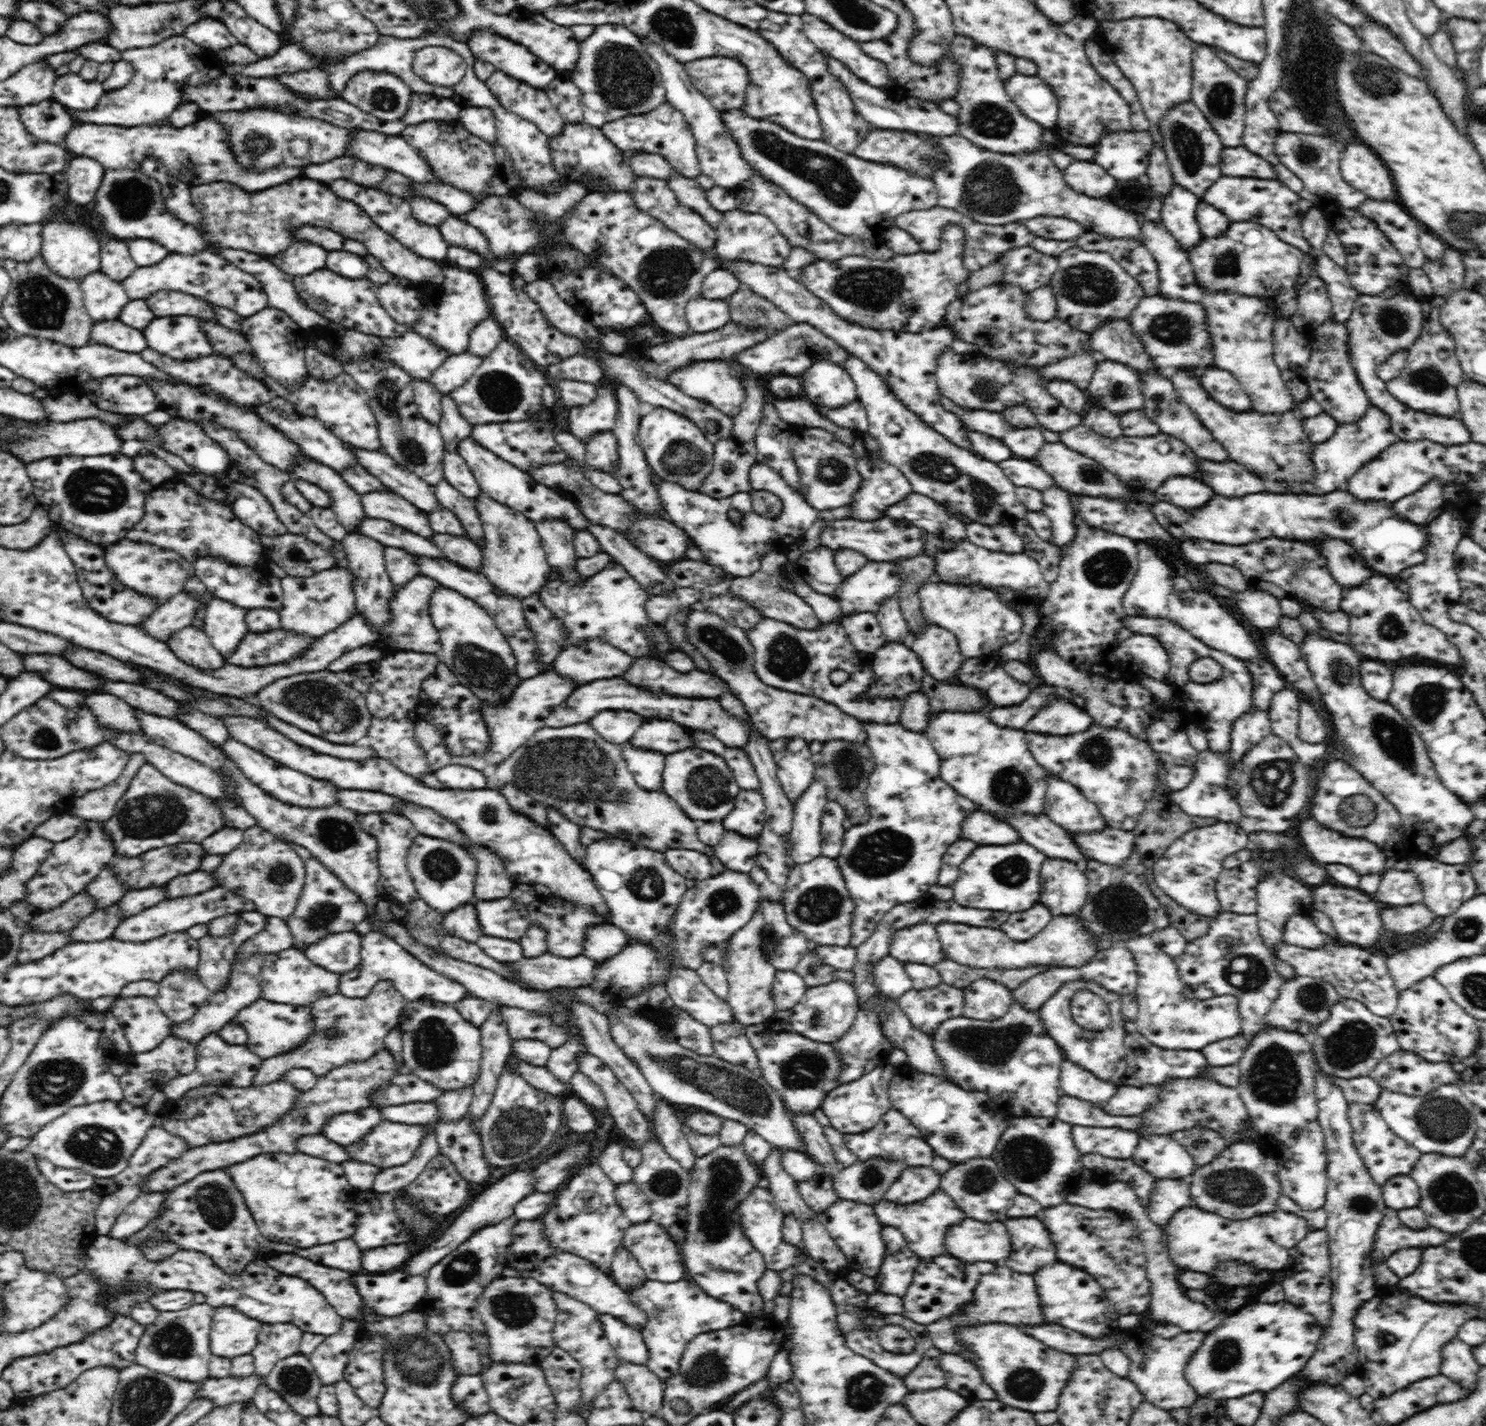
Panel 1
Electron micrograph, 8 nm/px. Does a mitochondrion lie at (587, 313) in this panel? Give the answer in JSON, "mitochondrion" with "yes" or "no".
{"mitochondrion":"no"}

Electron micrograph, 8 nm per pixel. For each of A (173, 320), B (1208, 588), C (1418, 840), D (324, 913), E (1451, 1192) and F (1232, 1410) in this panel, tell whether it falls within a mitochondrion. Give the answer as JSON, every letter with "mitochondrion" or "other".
{"A":"other","B":"other","C":"other","D":"mitochondrion","E":"mitochondrion","F":"other"}

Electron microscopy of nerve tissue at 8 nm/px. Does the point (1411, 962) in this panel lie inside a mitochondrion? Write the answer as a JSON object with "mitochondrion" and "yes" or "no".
{"mitochondrion":"no"}

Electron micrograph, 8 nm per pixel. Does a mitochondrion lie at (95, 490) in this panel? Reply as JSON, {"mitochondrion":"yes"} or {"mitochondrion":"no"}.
{"mitochondrion":"yes"}

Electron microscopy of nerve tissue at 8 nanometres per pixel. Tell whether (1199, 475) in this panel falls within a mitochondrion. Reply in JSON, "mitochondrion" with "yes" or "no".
{"mitochondrion":"no"}

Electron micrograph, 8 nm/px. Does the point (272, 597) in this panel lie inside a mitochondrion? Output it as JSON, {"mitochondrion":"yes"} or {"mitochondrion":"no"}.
{"mitochondrion":"no"}

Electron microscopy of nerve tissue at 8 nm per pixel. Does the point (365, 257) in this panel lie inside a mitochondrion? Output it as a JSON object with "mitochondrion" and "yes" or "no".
{"mitochondrion":"no"}

